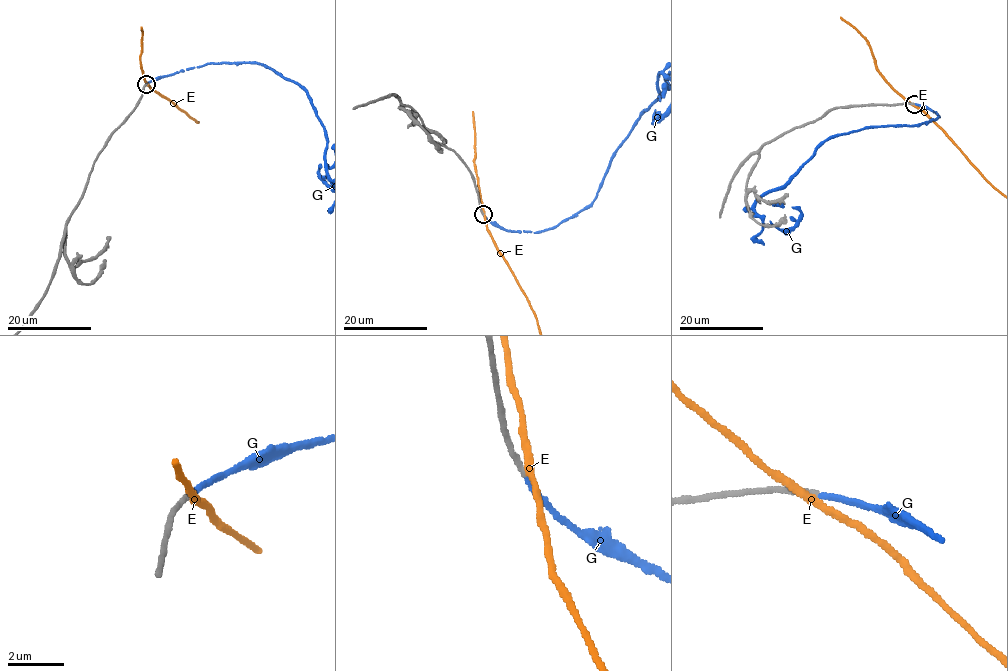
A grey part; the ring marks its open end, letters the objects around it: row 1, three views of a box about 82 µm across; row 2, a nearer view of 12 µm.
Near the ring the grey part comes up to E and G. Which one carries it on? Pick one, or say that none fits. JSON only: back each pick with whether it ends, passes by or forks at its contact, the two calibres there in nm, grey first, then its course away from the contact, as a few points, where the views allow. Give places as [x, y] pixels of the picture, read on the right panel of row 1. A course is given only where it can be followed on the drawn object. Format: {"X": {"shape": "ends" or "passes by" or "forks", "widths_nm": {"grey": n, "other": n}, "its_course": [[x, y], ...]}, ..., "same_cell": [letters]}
{"G": {"shape": "ends", "widths_nm": {"grey": 200, "other": 200}, "its_course": [[914, 104], [939, 117], [829, 137], [754, 210], [787, 230], [800, 215], [792, 207]]}, "same_cell": ["G"]}

